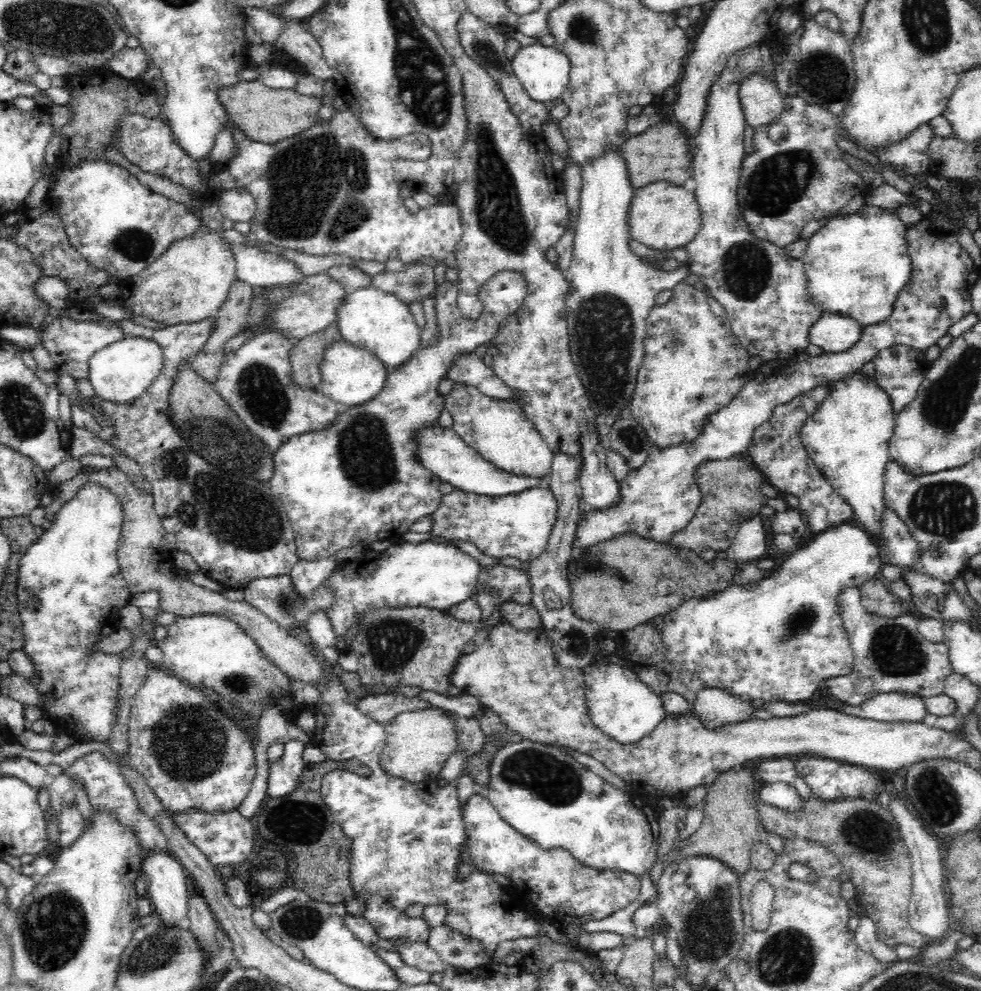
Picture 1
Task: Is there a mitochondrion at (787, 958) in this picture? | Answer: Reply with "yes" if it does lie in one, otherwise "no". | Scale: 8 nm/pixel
yes

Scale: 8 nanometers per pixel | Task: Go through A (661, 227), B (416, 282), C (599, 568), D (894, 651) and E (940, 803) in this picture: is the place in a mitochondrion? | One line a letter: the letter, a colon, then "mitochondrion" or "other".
A: other
B: mitochondrion
C: mitochondrion
D: mitochondrion
E: mitochondrion

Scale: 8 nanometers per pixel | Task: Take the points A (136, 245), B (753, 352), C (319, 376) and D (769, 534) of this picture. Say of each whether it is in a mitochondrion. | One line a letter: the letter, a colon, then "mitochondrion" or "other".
A: mitochondrion
B: other
C: other
D: other

